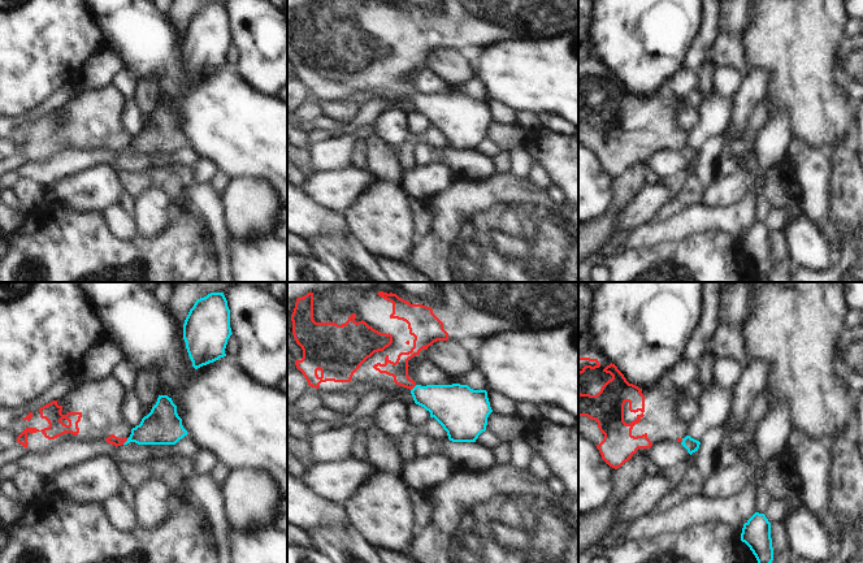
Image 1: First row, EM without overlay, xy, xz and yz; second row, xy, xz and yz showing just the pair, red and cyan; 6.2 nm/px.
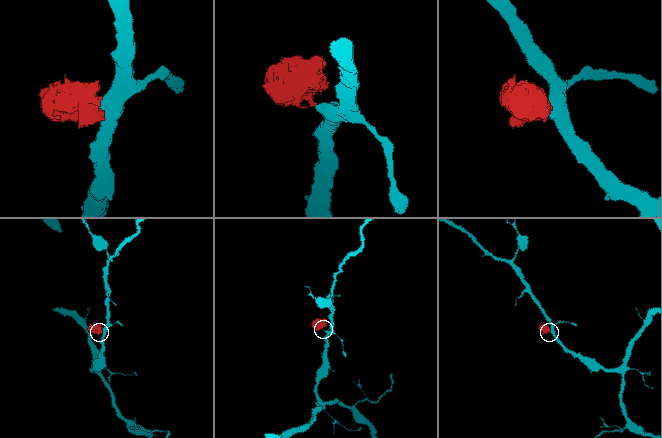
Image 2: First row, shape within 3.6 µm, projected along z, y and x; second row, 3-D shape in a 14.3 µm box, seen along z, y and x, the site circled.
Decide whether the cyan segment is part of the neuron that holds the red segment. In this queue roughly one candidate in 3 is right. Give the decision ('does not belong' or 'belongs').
does not belong

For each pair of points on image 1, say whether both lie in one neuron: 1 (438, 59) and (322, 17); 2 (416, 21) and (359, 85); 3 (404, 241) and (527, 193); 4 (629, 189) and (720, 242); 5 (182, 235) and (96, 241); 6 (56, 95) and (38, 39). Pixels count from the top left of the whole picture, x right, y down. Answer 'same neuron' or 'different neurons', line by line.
1: different neurons
2: same neuron
3: different neurons
4: different neurons
5: same neuron
6: different neurons

